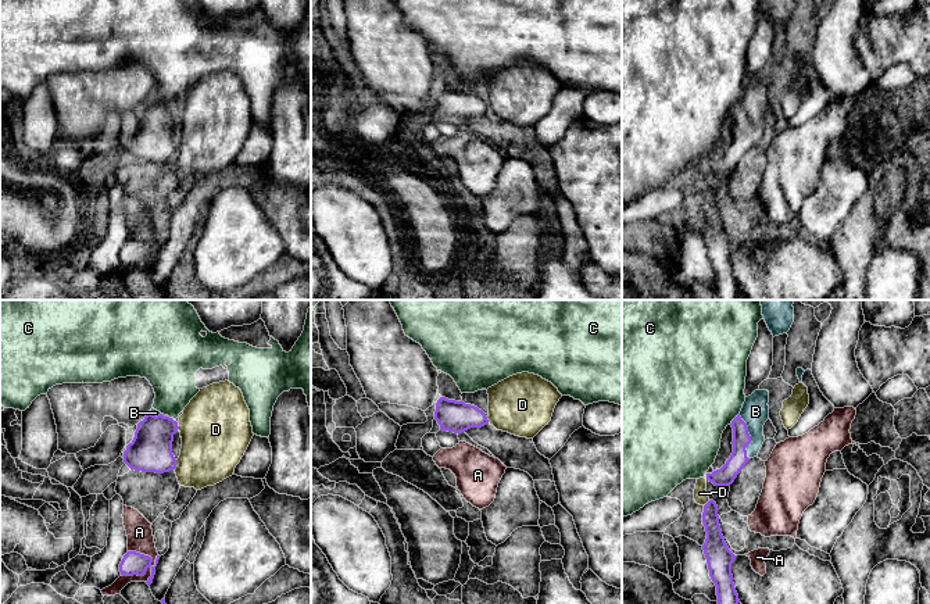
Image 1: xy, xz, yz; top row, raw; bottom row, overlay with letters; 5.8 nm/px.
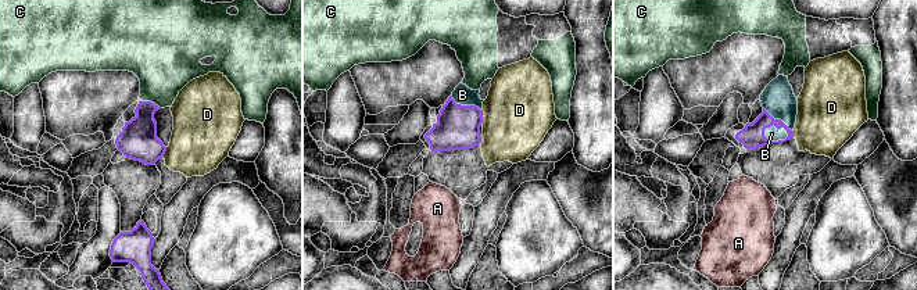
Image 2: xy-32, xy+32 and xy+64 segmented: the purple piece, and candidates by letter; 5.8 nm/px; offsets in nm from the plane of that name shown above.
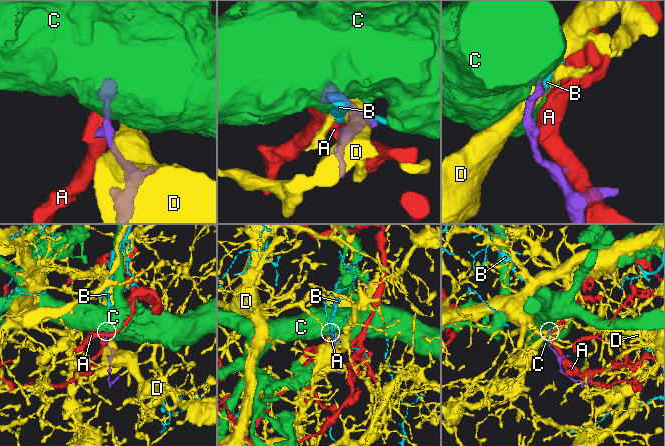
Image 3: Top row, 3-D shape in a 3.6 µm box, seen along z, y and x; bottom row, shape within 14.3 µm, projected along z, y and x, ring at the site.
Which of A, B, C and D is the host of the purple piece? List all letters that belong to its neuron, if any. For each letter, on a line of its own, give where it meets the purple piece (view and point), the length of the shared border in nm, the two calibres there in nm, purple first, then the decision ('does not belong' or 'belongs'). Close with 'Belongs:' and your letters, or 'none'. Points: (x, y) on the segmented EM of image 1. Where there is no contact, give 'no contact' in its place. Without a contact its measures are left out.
A: xy (142, 575) | 240 nm | 130/150 nm | does not belong
B: yz (750, 436) | 280 nm | 100/160 nm | belongs
C: yz (734, 418) | 90 nm | 100/500 nm | does not belong
D: xy (175, 464) | 60 nm | 240/360 nm | does not belong
Belongs: B

